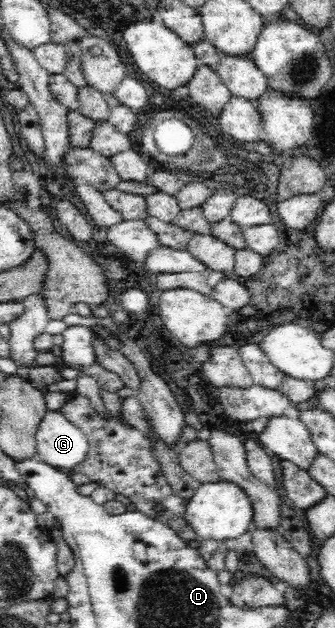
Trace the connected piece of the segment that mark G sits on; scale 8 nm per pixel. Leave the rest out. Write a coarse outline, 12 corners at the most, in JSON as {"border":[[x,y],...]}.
{"border":[[59,410],[35,436],[39,460],[68,473],[85,460],[85,433]]}

